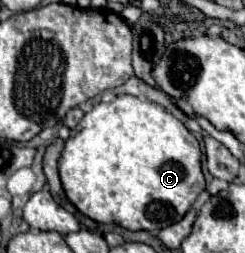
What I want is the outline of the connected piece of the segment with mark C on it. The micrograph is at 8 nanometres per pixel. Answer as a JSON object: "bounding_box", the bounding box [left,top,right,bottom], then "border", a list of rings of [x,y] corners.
{"bounding_box":[59,95,205,231],"border":[[[117,95],[109,103],[95,105],[77,123],[63,145],[59,159],[59,177],[67,199],[89,219],[113,223],[131,231],[161,231],[191,209],[197,195],[205,189],[201,173],[201,149],[185,125],[167,113],[161,105],[141,101],[133,95]]]}

